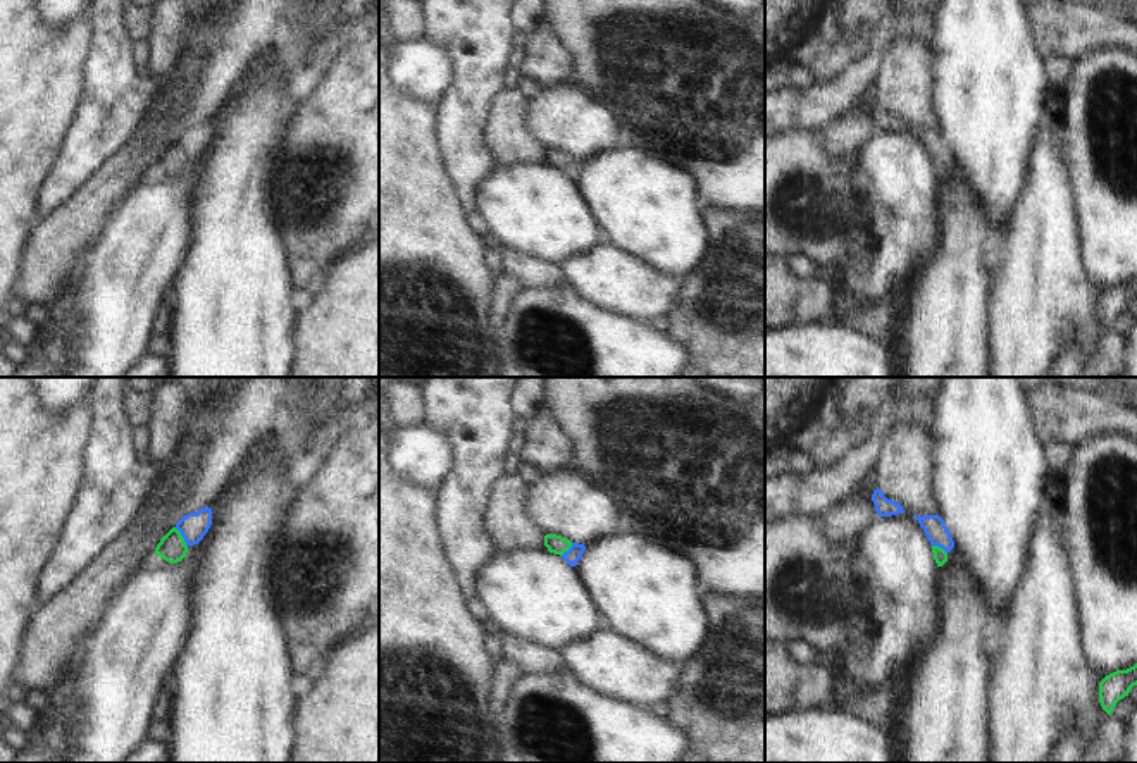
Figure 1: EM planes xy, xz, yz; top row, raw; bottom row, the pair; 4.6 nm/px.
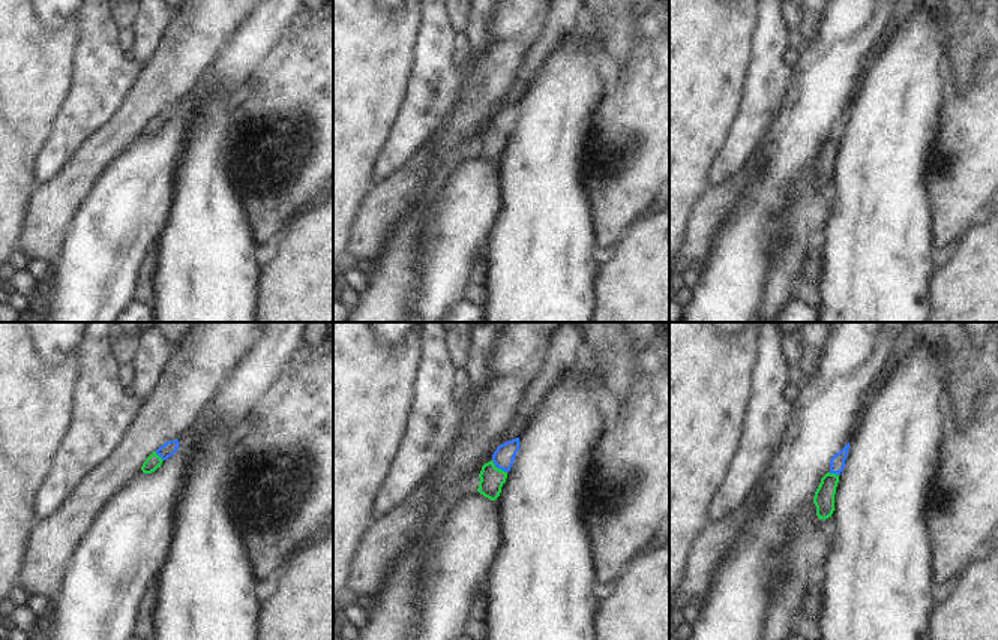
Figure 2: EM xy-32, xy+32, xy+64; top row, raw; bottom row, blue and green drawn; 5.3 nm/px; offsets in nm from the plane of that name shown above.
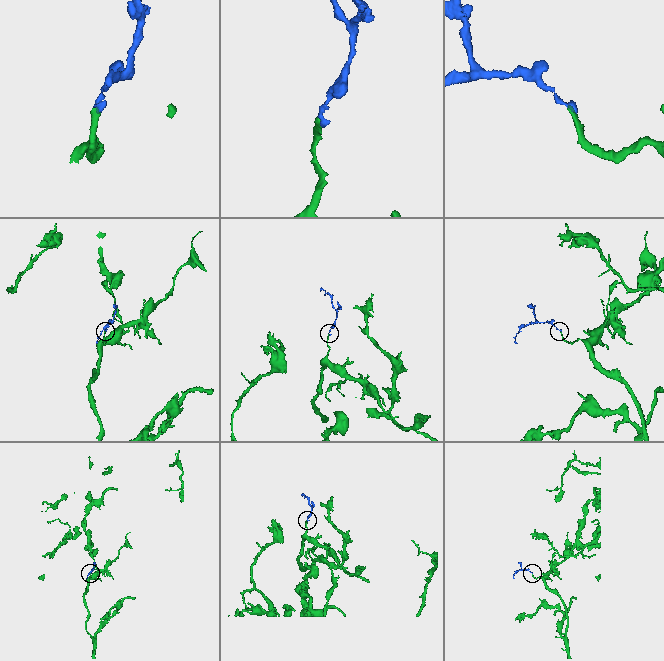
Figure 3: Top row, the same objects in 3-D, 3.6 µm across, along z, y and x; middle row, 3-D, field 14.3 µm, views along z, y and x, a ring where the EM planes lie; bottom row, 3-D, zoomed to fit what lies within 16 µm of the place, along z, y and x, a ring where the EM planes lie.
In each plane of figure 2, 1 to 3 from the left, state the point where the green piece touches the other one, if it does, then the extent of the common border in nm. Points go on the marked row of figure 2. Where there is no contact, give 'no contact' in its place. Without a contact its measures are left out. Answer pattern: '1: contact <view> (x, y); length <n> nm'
1: contact xy-32 (158, 454); length 70 nm
2: contact xy+32 (498, 468); length 110 nm
3: contact xy+64 (833, 472); length 60 nm

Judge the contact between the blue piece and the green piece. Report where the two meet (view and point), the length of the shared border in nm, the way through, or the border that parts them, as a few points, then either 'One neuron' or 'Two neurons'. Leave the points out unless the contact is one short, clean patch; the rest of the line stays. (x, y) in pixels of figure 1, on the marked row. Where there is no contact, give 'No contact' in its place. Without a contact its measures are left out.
Touches blue at xy (183, 536). Shared border 110 nm. Path across: xy (193, 526), (183, 536), (173, 548). One neuron.

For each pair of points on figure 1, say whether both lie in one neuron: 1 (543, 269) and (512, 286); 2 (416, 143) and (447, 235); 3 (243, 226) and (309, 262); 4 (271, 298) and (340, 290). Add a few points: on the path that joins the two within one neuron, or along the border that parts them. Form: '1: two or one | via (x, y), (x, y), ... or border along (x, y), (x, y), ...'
1: two | border along (503, 269), (524, 286)
2: one | via (416, 166), (416, 204), (424, 212)
3: two | border along (269, 210), (293, 288)
4: two | border along (297, 314), (293, 328), (295, 355)

